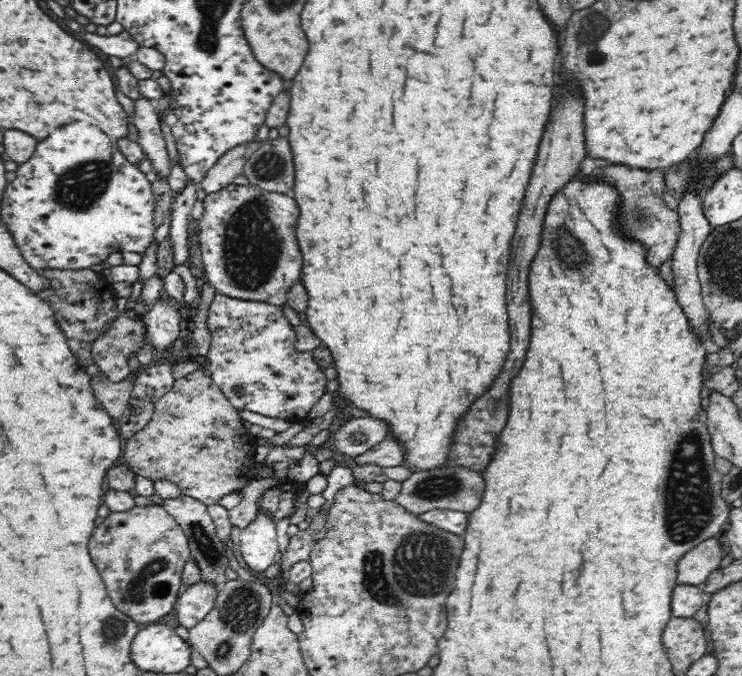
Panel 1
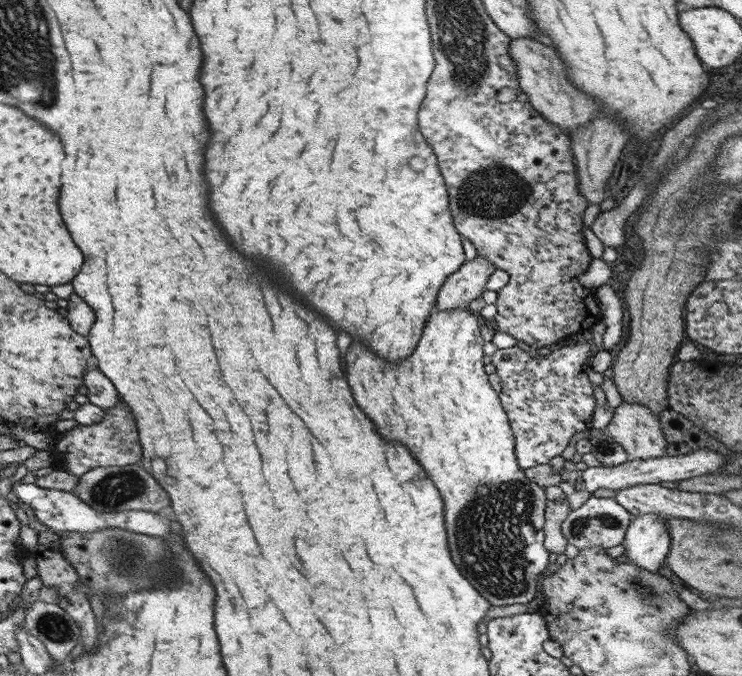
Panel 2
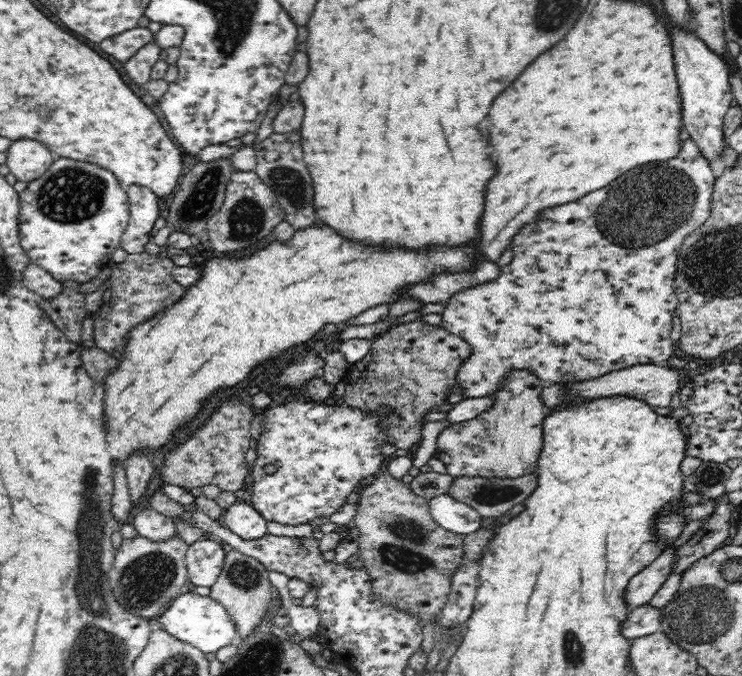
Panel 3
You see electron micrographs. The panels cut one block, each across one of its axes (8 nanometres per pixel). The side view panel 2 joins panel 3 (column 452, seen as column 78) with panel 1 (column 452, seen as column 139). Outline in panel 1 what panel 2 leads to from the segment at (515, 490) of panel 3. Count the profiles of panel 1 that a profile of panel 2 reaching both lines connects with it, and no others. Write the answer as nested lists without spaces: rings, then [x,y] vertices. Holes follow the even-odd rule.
[[[451,465],[436,470],[422,470],[414,472],[410,478],[404,480],[400,494],[394,498],[394,502],[400,505],[406,512],[419,515],[433,508],[442,510],[457,510],[469,513],[478,508],[482,494],[484,494],[484,481],[481,473],[470,470],[464,466]]]

